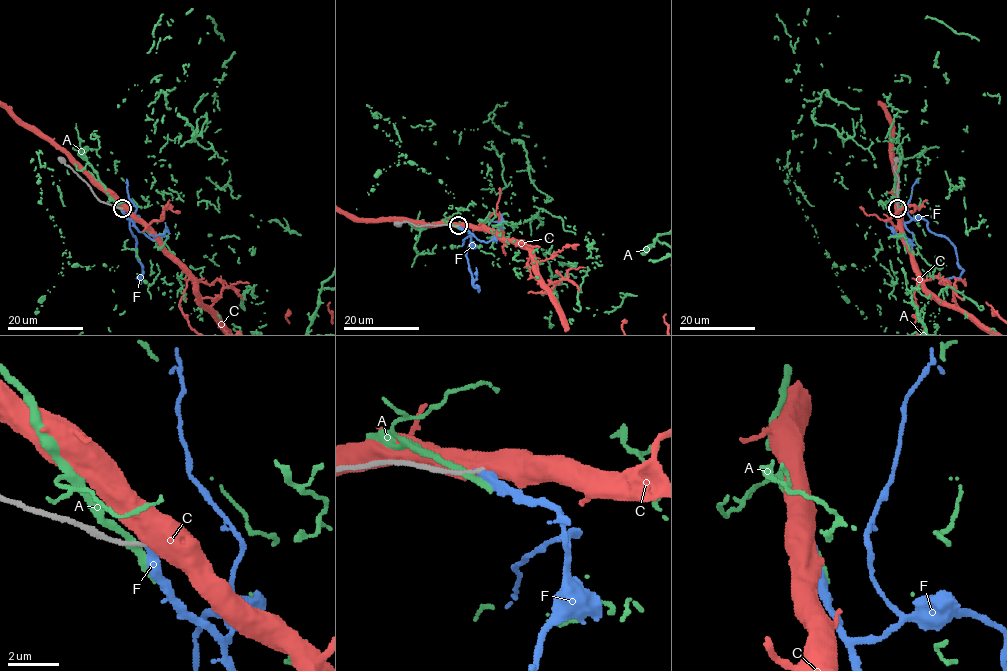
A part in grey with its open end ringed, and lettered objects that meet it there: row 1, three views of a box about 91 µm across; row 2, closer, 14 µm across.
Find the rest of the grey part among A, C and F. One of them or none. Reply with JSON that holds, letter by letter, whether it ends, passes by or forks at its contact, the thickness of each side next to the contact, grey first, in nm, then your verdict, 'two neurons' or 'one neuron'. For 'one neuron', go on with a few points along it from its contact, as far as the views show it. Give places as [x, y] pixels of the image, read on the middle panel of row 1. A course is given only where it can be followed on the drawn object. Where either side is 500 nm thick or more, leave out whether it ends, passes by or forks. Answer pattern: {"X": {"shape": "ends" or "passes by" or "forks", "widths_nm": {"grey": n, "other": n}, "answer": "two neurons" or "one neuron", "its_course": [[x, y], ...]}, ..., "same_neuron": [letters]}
{"A": {"shape": "passes by", "widths_nm": {"grey": 200, "other": 260}, "answer": "two neurons"}, "C": {"widths_nm": {"grey": 160, "other": 800}, "answer": "two neurons"}, "F": {"shape": "ends", "widths_nm": {"grey": 170, "other": 340}, "answer": "two neurons"}, "same_neuron": []}

